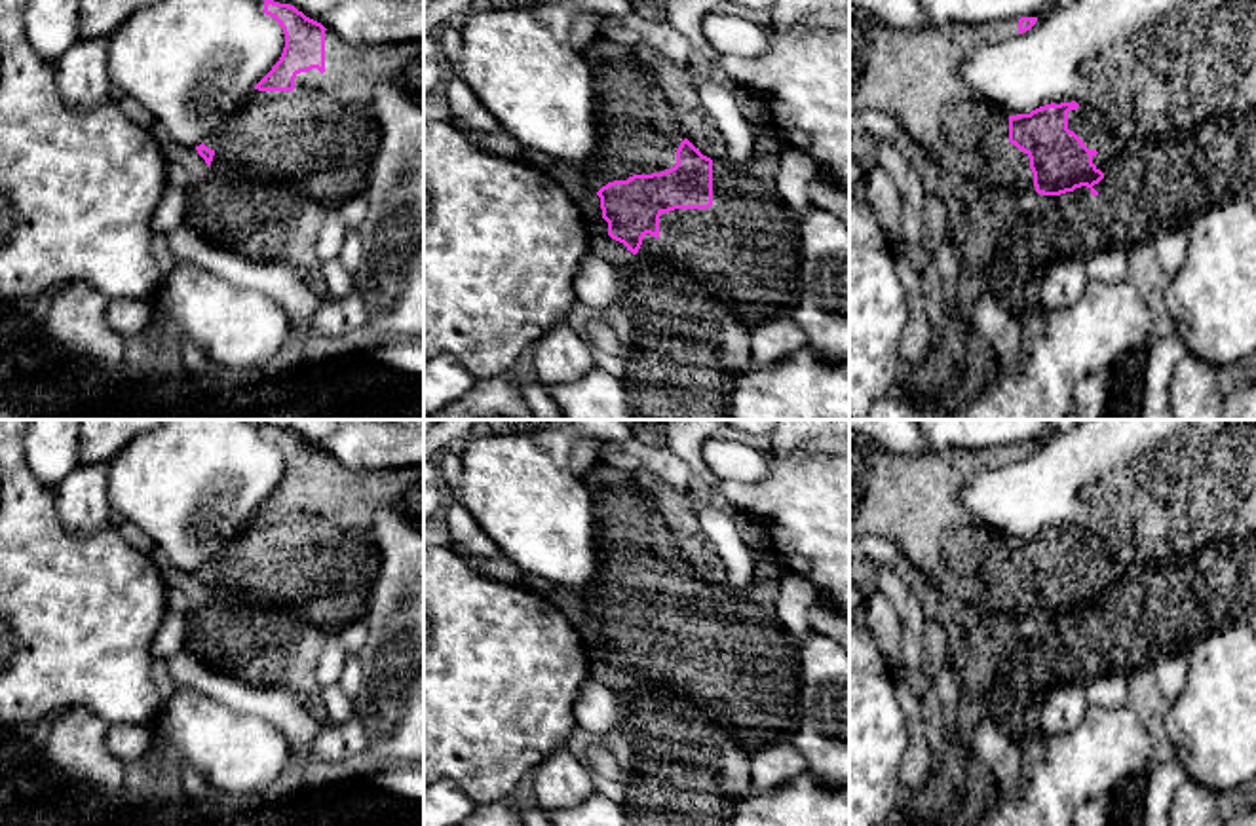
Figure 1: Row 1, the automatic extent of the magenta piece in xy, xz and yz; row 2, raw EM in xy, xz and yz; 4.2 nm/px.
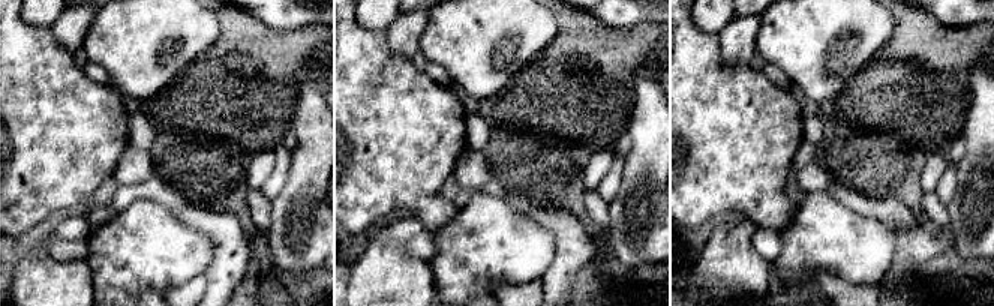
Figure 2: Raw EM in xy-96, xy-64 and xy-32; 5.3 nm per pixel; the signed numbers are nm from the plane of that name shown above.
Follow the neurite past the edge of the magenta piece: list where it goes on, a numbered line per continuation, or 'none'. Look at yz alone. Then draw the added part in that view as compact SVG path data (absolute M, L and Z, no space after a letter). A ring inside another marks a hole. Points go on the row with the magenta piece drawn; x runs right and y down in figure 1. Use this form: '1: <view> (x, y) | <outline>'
1: yz (914, 76) | M849 9L849 114L885 112L920 148L946 169L988 190L1036 190L1030 158L1009 142L1009 118L982 101L960 76L961 65L982 46L1018 34L1018 19L992 23L893 28L861 9Z

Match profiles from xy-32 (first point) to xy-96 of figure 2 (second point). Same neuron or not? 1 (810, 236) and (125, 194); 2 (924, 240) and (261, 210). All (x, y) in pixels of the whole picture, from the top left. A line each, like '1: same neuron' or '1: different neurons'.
1: different neurons
2: different neurons

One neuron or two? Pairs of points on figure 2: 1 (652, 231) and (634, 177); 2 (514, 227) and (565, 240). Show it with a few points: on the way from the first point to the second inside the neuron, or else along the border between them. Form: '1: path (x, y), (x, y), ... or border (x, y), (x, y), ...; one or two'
1: path (643, 218), (642, 191); one
2: border (525, 216), (553, 237), (553, 260), (546, 272); two

